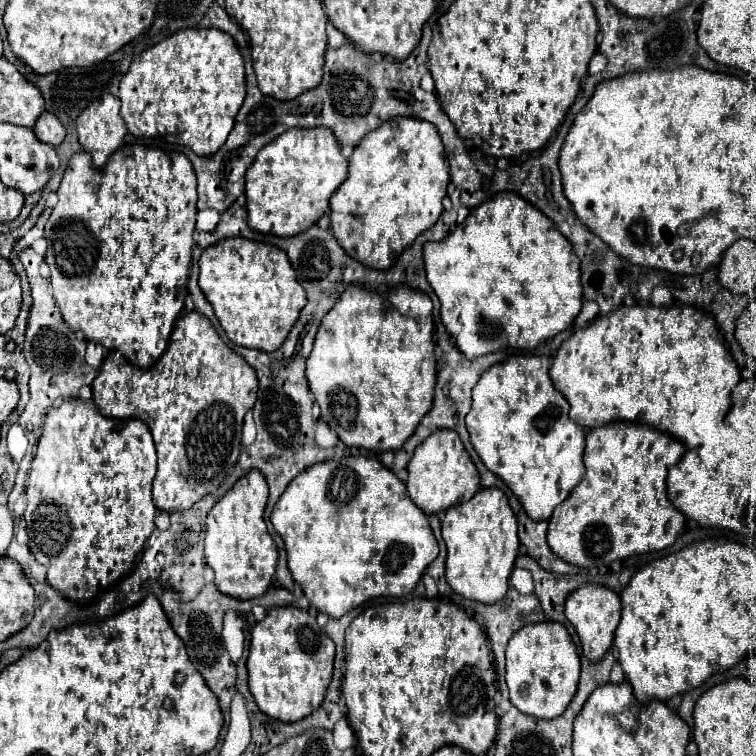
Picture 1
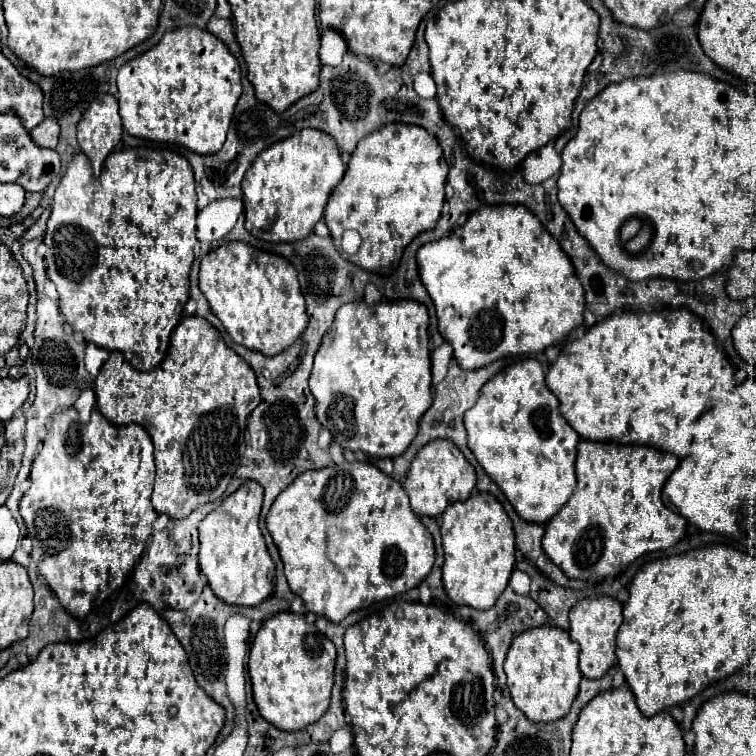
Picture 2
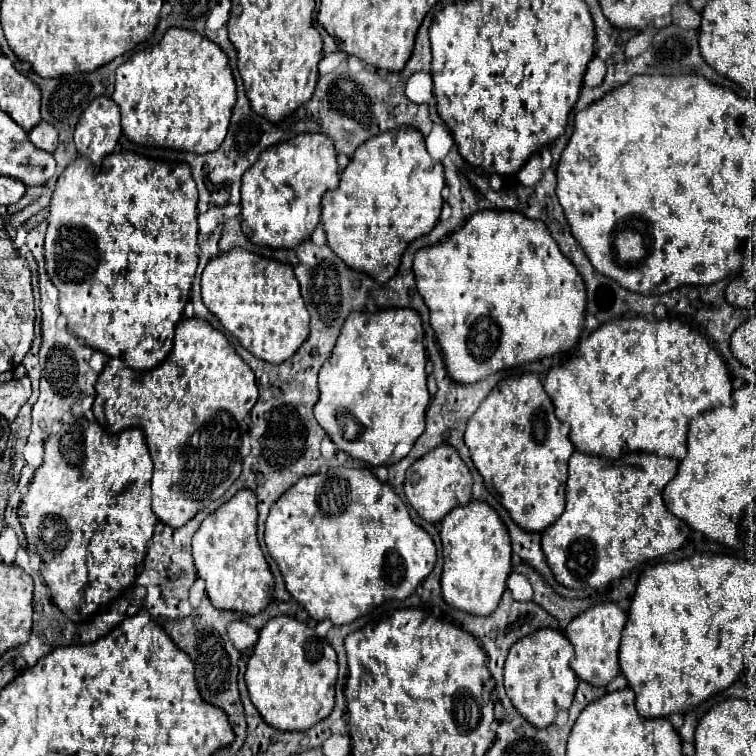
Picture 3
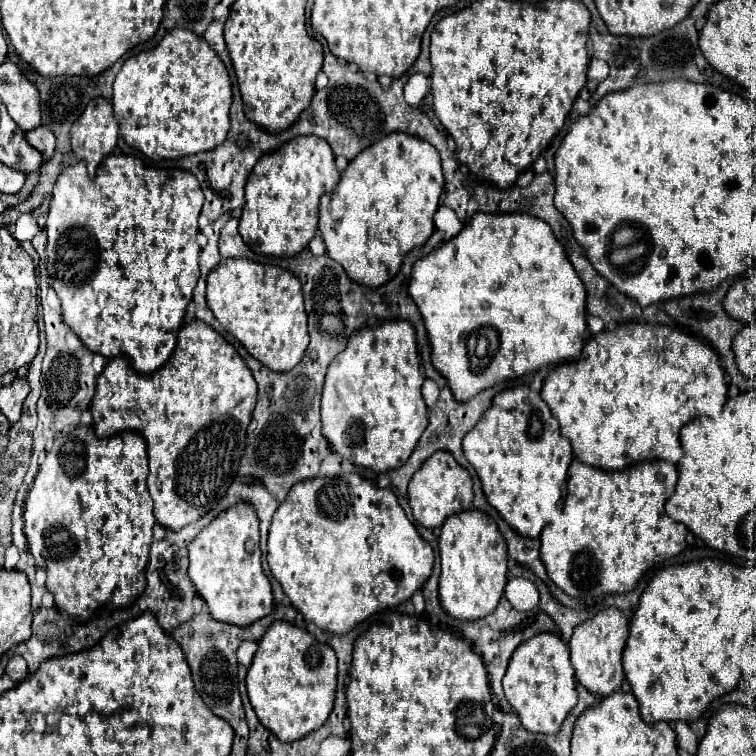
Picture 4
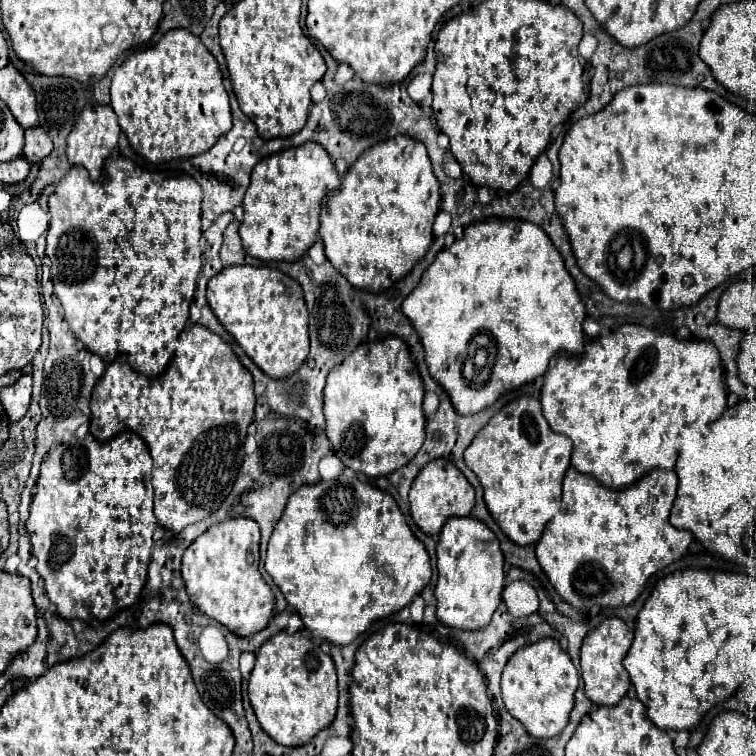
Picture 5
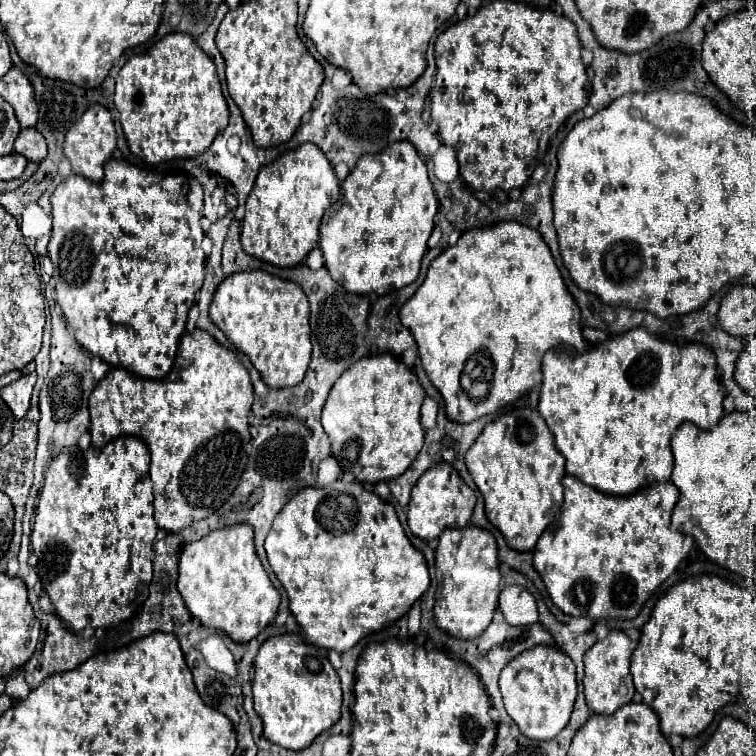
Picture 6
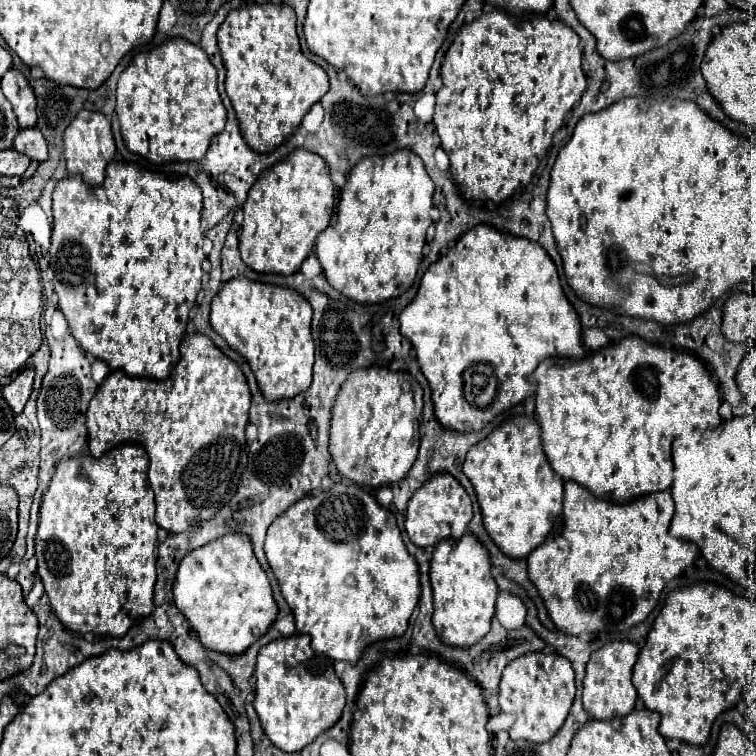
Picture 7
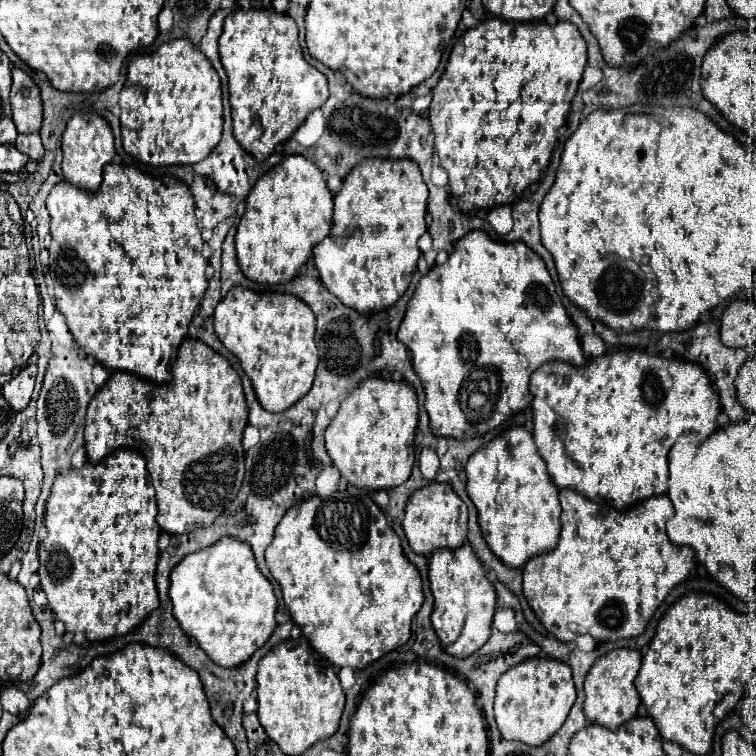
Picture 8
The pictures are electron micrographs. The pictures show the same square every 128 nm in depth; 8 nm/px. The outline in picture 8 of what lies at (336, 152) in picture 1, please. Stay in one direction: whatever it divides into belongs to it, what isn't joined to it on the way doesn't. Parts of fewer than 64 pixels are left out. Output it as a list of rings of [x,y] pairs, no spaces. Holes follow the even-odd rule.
[[[288,156],[280,164],[276,164],[270,172],[266,172],[256,186],[252,188],[250,196],[246,198],[246,210],[240,218],[238,230],[236,230],[236,258],[240,264],[242,274],[248,280],[260,282],[260,284],[284,284],[298,276],[298,270],[308,262],[312,256],[314,244],[324,240],[332,228],[332,194],[326,186],[324,174],[312,160],[304,156]]]

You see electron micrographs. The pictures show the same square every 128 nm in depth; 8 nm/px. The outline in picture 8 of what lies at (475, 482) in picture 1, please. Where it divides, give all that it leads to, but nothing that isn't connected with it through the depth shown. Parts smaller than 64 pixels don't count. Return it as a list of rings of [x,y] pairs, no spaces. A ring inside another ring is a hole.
[[[432,482],[432,484],[426,484],[424,488],[416,490],[408,498],[402,528],[408,538],[410,548],[420,556],[428,556],[440,548],[454,550],[466,542],[468,510],[466,510],[466,504],[456,496],[456,492],[452,490],[450,484]]]

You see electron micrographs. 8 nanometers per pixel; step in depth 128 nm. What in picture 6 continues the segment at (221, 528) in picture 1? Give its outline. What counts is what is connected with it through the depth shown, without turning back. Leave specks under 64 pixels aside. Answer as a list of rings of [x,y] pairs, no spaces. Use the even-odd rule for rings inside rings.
[[[248,524],[214,530],[186,544],[178,568],[178,592],[190,614],[198,618],[202,626],[216,628],[238,644],[256,638],[278,612],[280,594],[256,556],[254,530]]]

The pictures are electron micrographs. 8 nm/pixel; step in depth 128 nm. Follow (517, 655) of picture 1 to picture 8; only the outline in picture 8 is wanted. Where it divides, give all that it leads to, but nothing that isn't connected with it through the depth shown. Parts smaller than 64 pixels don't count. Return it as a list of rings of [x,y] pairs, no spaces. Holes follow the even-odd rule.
[[[546,656],[528,658],[504,672],[498,680],[496,690],[494,718],[500,734],[506,740],[518,740],[528,746],[540,746],[552,738],[564,724],[576,700],[572,670],[568,664]]]

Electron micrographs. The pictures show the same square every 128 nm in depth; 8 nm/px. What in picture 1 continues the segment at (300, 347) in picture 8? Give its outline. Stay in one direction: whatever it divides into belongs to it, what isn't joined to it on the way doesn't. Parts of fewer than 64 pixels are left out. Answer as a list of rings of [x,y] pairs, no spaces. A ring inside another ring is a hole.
[[[226,238],[218,242],[216,246],[206,248],[198,264],[200,264],[198,284],[206,300],[212,304],[220,326],[224,328],[226,336],[232,342],[246,346],[246,348],[256,348],[262,352],[274,352],[276,348],[280,348],[280,344],[284,344],[288,332],[292,330],[292,326],[296,324],[300,316],[300,310],[306,304],[306,292],[298,284],[294,268],[288,256],[284,254],[284,250],[270,246],[270,244],[252,242],[248,238]]]

